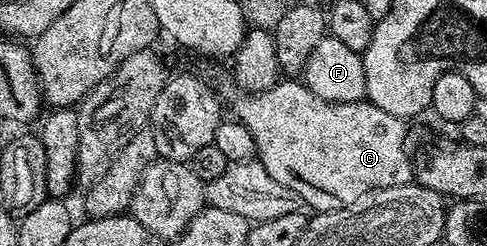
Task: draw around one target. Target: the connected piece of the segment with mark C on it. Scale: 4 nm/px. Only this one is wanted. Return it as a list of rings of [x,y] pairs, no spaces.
[[[296,78],[281,79],[270,90],[237,95],[232,108],[235,119],[239,120],[250,134],[254,134],[256,156],[260,164],[266,166],[266,174],[282,186],[294,190],[305,205],[316,212],[329,212],[344,208],[354,198],[362,198],[370,190],[402,186],[413,183],[414,160],[410,148],[404,145],[404,124],[401,117],[386,114],[378,106],[364,100],[358,102],[326,102],[318,98],[310,89]]]

